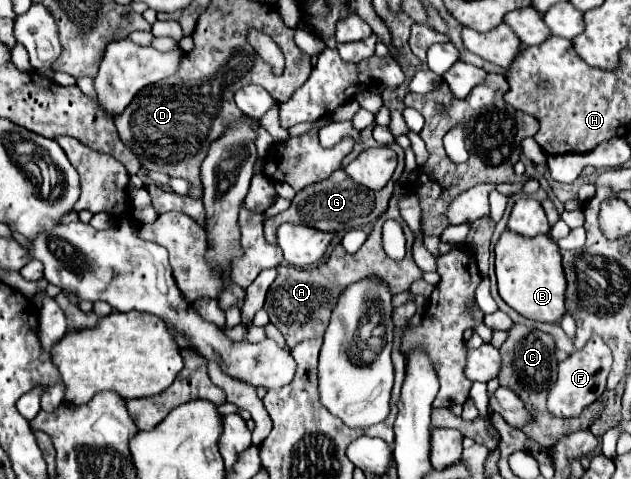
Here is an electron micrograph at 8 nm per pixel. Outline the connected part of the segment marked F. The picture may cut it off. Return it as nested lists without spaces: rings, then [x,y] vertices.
[[[593,337],[581,351],[571,353],[565,361],[559,363],[559,379],[551,387],[547,399],[549,411],[559,417],[579,417],[585,407],[589,407],[595,399],[603,395],[611,365],[613,365],[611,349],[599,337]]]

